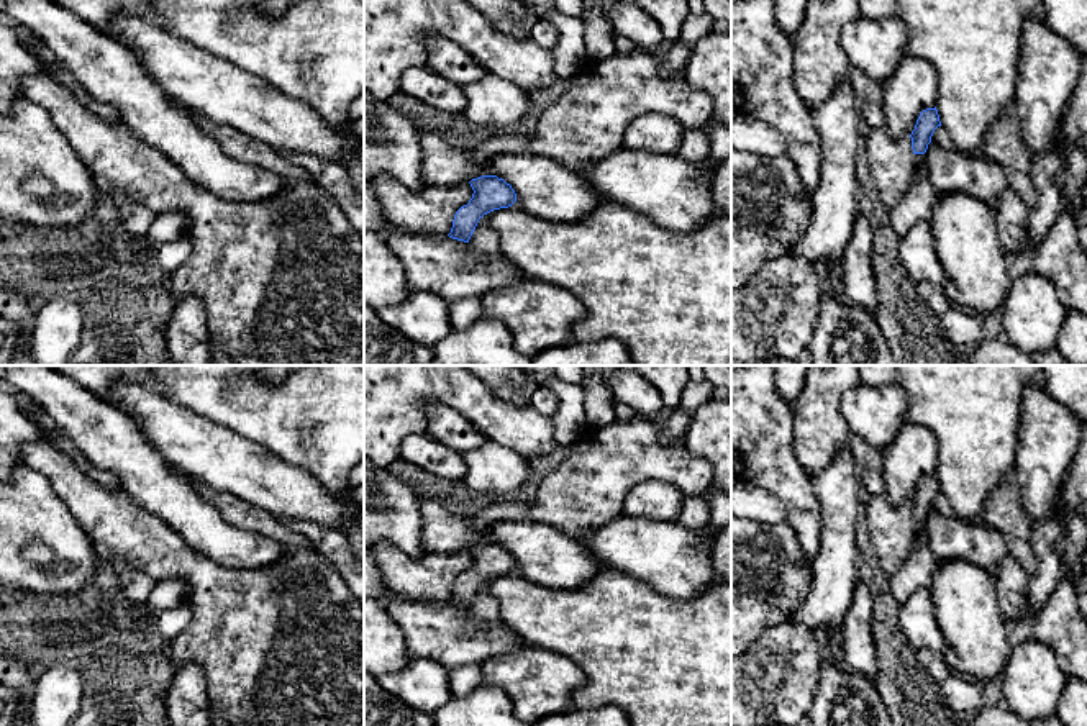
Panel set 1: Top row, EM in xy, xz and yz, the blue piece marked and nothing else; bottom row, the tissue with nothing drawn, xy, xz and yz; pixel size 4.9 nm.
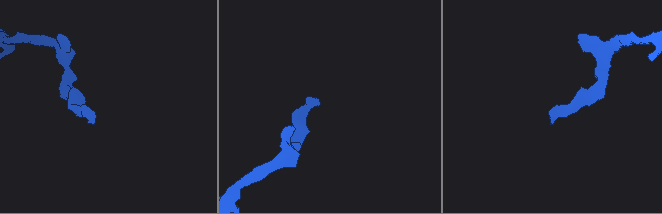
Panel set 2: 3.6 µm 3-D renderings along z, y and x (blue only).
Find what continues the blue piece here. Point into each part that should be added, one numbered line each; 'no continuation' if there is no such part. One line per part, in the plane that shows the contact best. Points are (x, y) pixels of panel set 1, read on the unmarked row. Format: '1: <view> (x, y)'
1: yz (917, 572)

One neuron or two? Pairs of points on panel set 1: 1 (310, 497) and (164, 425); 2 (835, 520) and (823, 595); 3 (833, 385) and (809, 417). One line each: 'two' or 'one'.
1: one
2: one
3: one

